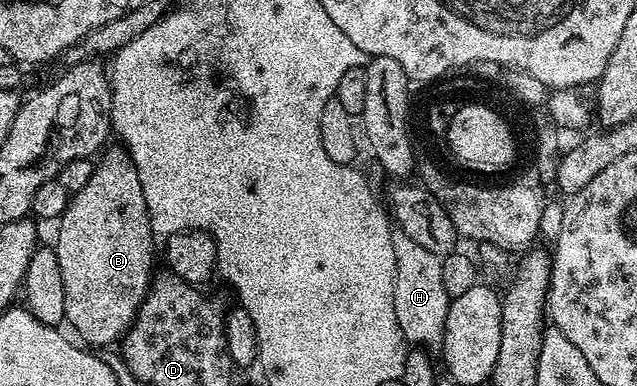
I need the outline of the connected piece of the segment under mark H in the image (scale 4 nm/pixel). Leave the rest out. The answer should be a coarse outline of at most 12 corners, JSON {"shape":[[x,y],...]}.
{"shape":[[392,231],[393,314],[408,345],[443,343],[442,259]]}

